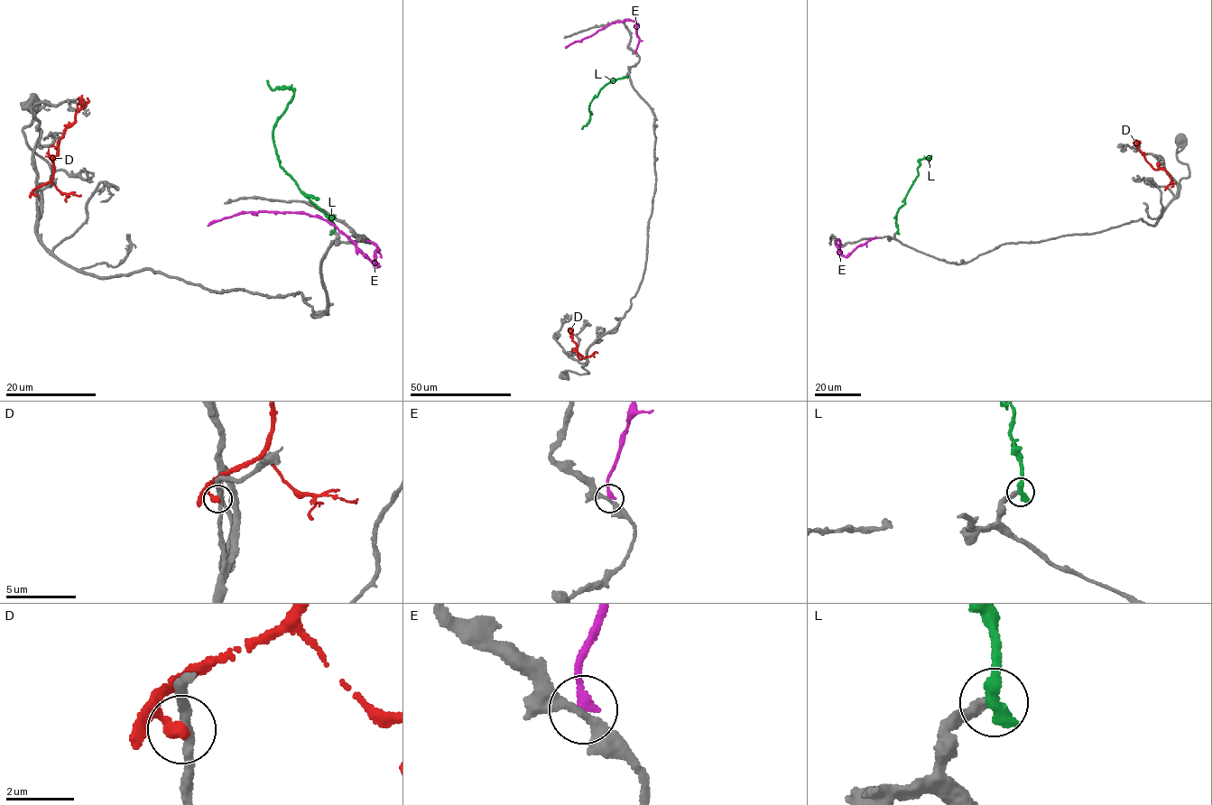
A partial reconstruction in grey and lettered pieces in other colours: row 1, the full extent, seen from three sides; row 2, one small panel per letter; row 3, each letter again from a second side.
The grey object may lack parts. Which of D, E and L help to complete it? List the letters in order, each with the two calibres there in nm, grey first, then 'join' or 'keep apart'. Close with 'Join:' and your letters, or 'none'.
D: 280/320 nm | keep apart
E: 280/240 nm | keep apart
L: 380/440 nm | keep apart
Join: none

